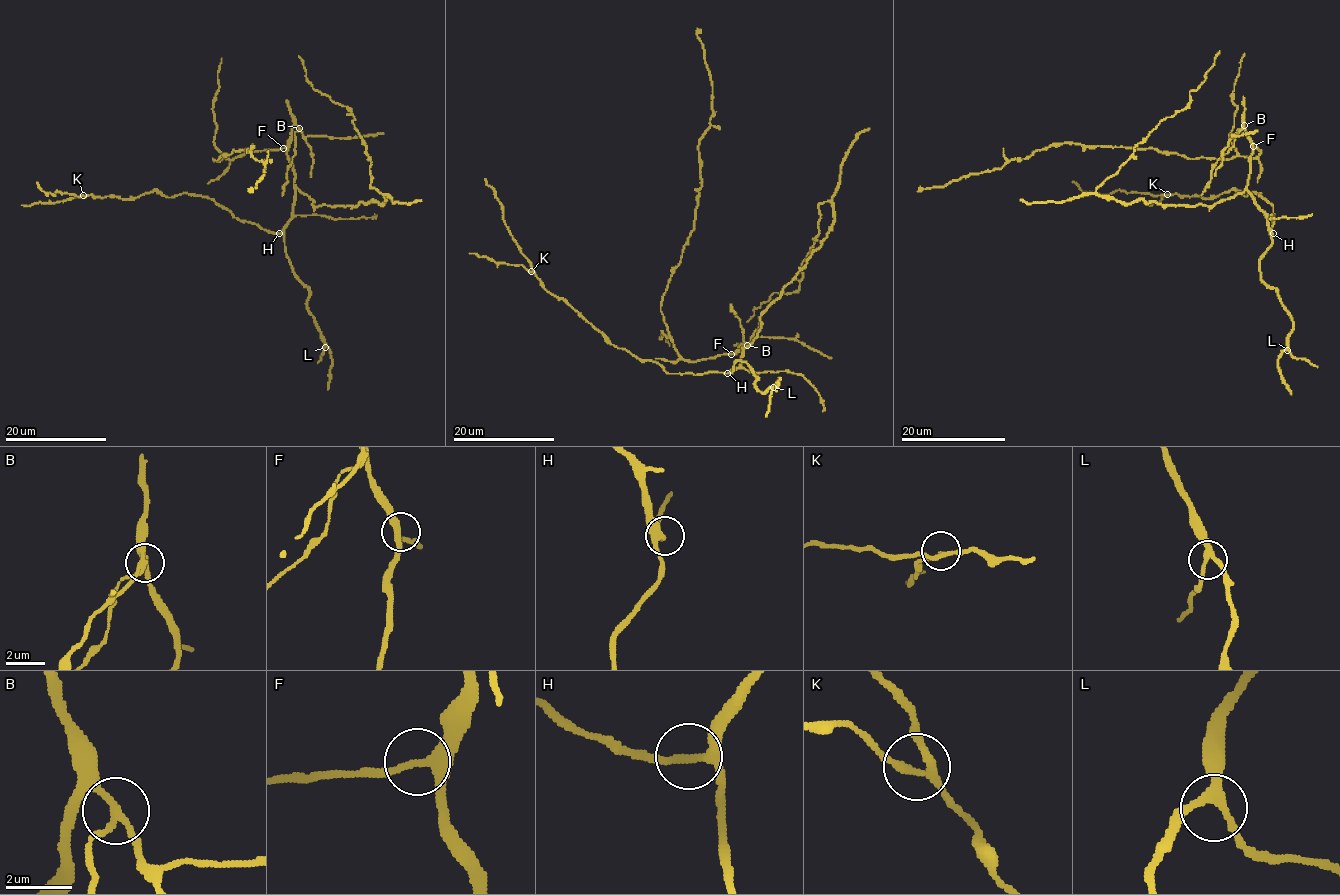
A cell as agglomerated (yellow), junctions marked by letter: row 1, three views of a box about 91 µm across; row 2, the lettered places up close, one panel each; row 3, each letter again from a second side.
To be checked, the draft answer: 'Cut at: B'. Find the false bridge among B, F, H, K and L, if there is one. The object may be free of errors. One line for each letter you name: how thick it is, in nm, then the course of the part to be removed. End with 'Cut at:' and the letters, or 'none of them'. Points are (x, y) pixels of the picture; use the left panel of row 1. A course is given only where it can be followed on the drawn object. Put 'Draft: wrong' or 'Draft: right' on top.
Draft: right
B: 170 nm thick; foreign part runs (298, 128), (282, 196)
Cut at: B

